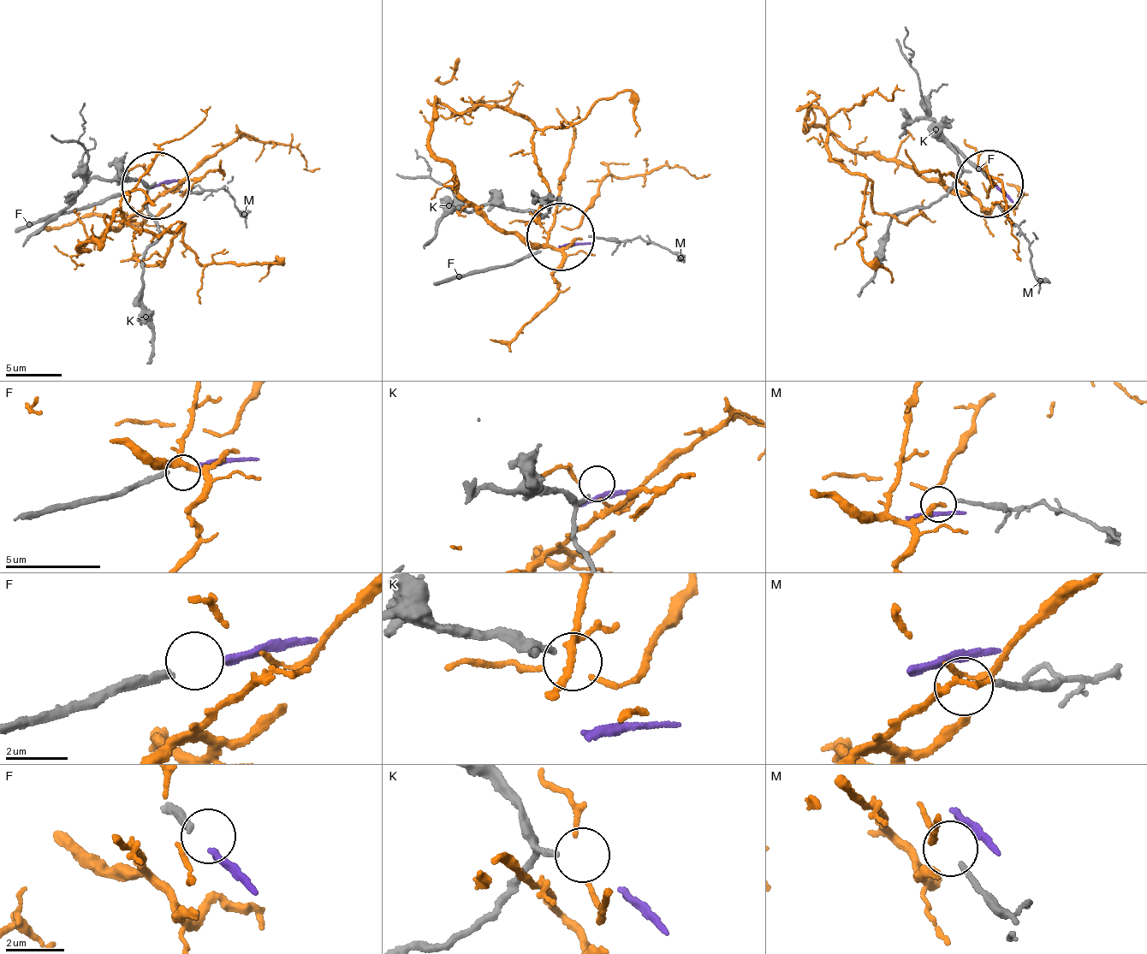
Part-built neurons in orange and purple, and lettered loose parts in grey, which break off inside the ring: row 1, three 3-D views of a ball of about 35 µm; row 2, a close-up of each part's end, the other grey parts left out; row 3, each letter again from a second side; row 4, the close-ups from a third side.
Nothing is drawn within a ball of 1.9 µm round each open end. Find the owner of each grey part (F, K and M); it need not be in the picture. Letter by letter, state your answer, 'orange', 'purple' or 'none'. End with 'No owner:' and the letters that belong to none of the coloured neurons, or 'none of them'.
F: purple
K: none
M: orange
No owner: K

